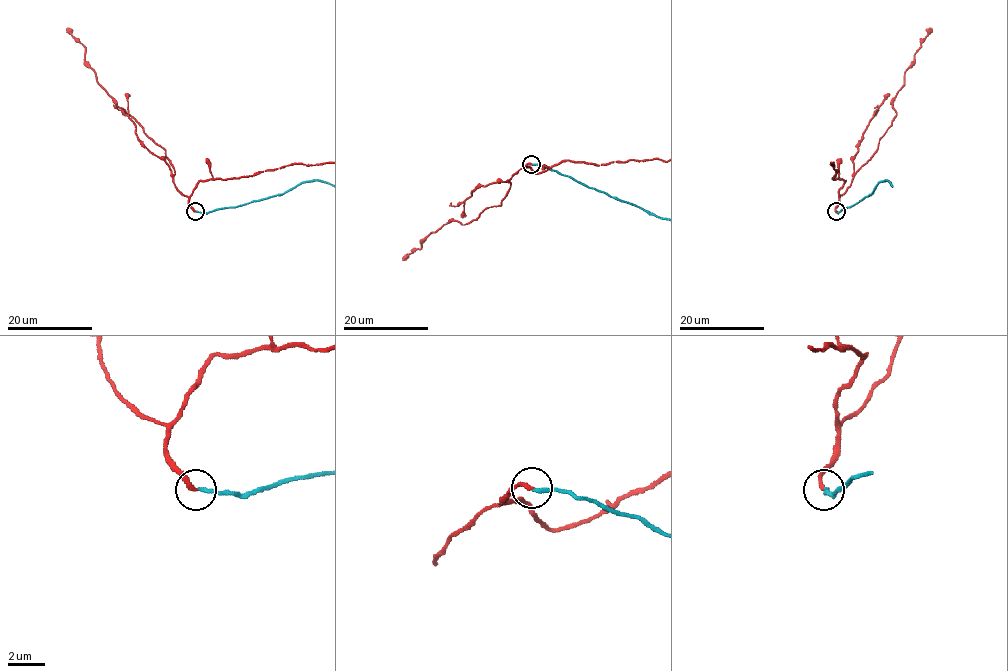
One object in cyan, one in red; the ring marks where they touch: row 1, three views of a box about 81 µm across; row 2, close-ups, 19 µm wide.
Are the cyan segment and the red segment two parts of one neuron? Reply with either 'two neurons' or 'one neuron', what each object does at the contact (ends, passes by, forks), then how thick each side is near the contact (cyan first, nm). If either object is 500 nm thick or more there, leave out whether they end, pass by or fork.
two neurons; cyan ends there; red ends there; 180 nm thick on the cyan side, 240 nm on the other

